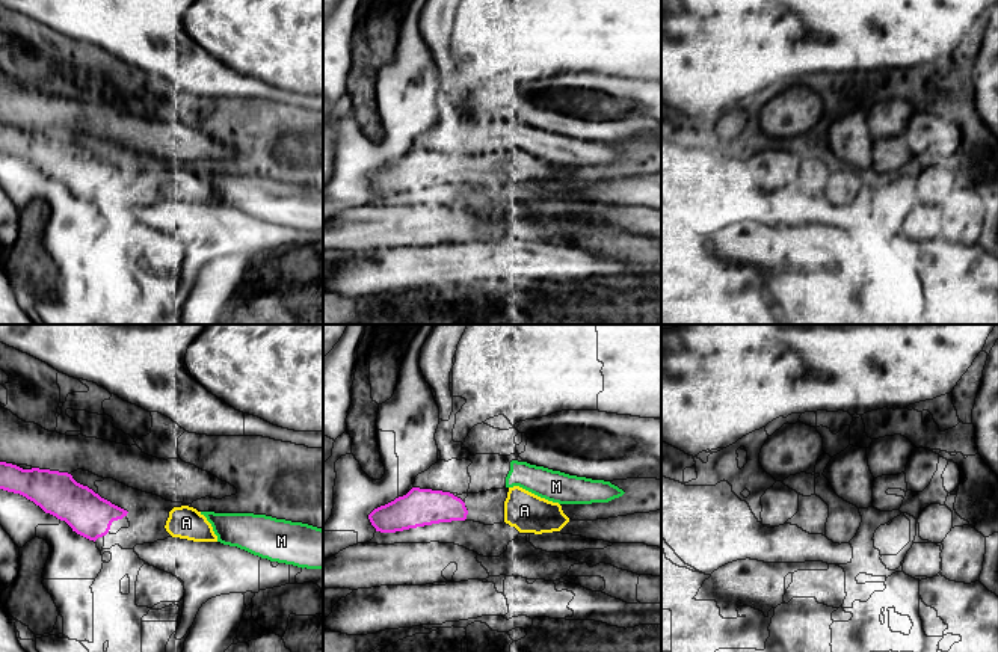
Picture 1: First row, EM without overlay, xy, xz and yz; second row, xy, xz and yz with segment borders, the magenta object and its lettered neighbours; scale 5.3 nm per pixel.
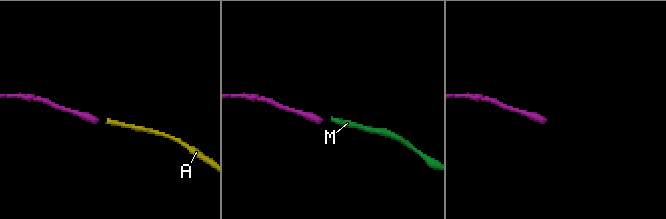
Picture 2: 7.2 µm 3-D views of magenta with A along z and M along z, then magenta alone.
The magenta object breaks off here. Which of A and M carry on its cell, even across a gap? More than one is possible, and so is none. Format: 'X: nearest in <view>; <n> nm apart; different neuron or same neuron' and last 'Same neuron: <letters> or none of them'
A: nearest in xz; 200 nm apart; same neuron
M: nearest in xz; 240 nm apart; different neuron
Same neuron: A

